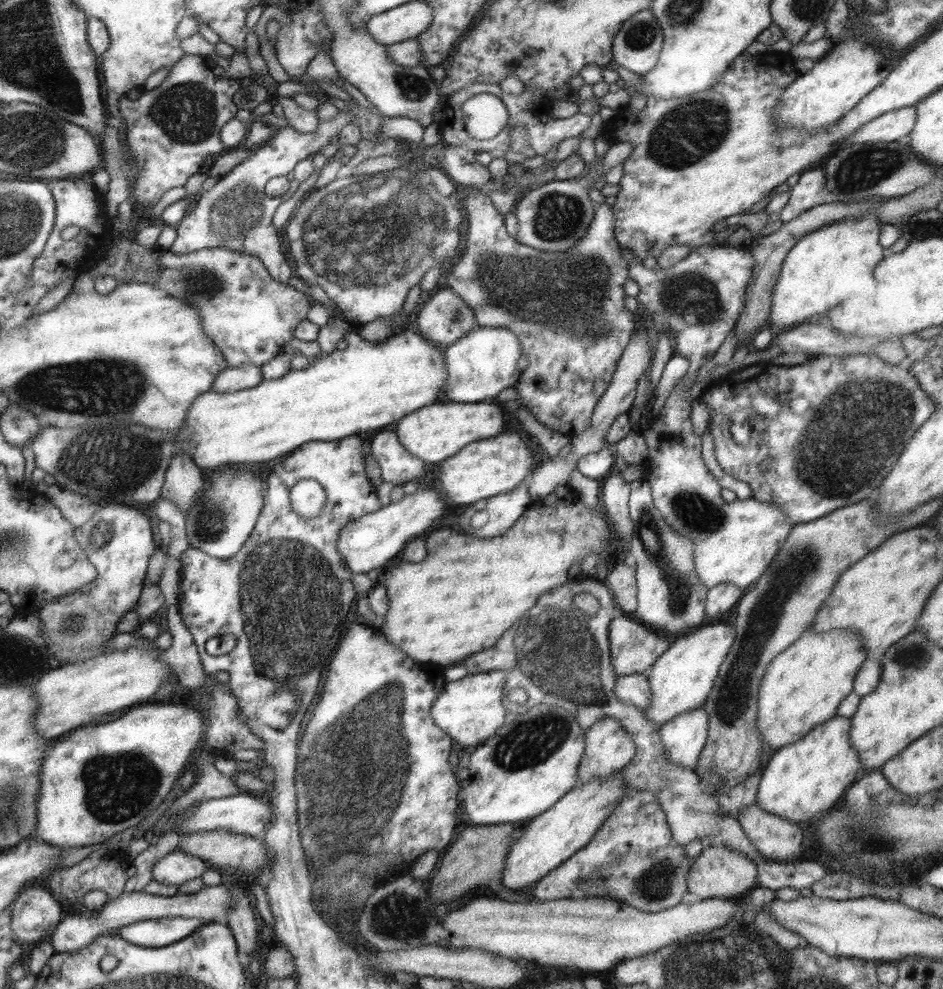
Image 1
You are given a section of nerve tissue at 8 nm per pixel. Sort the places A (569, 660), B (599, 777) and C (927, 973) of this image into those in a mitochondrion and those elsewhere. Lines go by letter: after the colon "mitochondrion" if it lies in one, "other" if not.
A: mitochondrion
B: other
C: other

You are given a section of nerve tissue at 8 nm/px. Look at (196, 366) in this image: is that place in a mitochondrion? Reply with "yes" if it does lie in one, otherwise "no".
no

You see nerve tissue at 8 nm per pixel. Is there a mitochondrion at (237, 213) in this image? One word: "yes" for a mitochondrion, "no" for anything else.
yes

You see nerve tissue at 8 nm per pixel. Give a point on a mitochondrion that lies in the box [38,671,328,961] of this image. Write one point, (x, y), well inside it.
(120, 787)

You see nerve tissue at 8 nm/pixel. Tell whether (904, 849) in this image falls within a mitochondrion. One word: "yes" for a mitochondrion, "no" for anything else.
yes

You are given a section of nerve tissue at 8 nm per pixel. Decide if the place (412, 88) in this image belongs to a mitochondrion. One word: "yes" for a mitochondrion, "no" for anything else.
yes

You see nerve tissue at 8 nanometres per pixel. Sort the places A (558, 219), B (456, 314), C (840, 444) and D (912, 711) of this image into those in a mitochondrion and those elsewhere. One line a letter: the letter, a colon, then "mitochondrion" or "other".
A: mitochondrion
B: mitochondrion
C: mitochondrion
D: other

